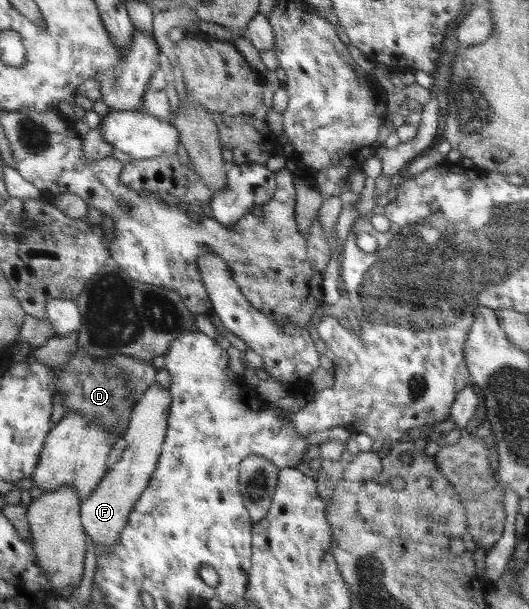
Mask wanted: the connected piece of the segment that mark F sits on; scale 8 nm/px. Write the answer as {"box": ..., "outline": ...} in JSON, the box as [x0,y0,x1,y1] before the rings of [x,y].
{"box":[80,382,170,554],"outline":[[[156,382],[142,394],[131,412],[128,431],[124,435],[127,446],[120,459],[107,469],[91,496],[81,502],[80,520],[83,529],[91,537],[93,545],[101,546],[107,554],[119,540],[119,532],[127,524],[129,512],[153,477],[166,436],[169,405],[170,391]]]}

